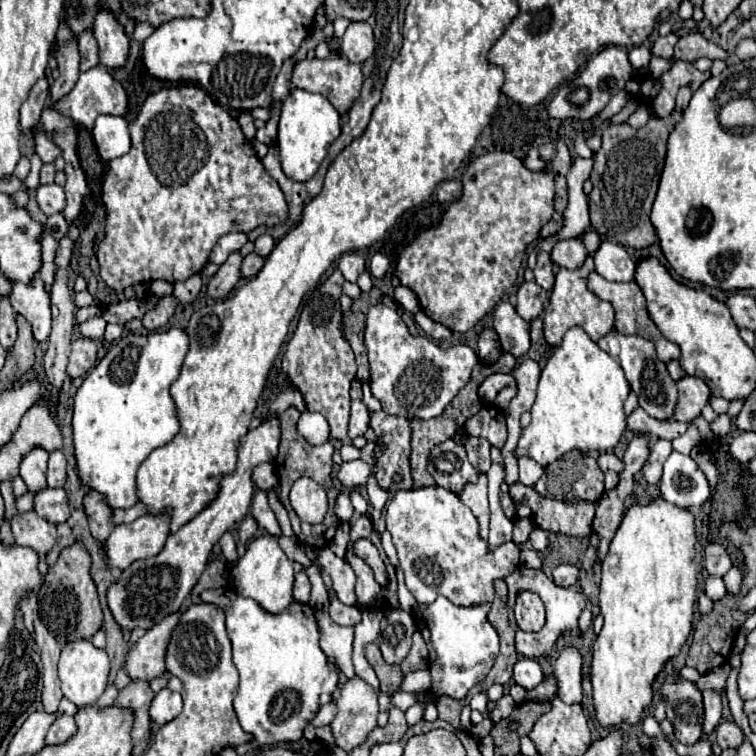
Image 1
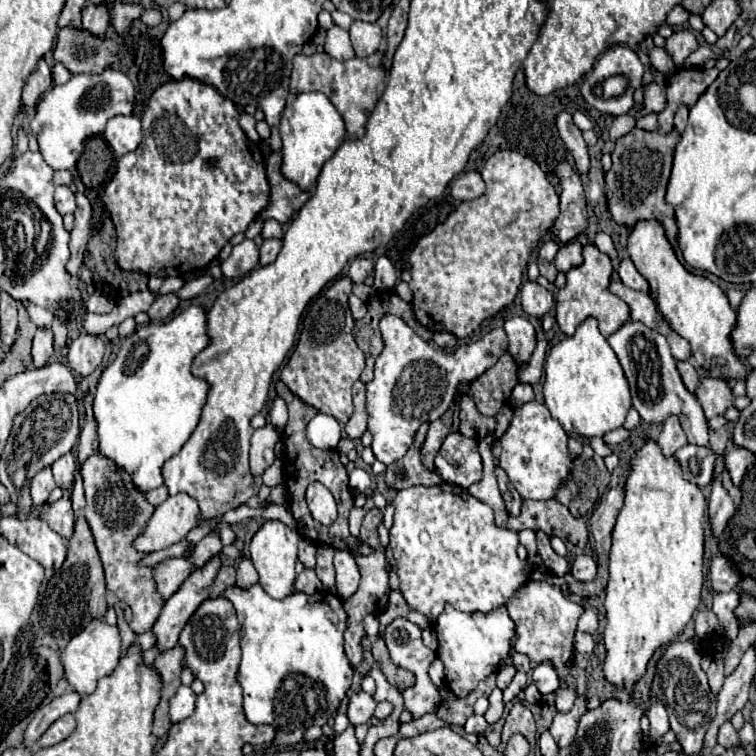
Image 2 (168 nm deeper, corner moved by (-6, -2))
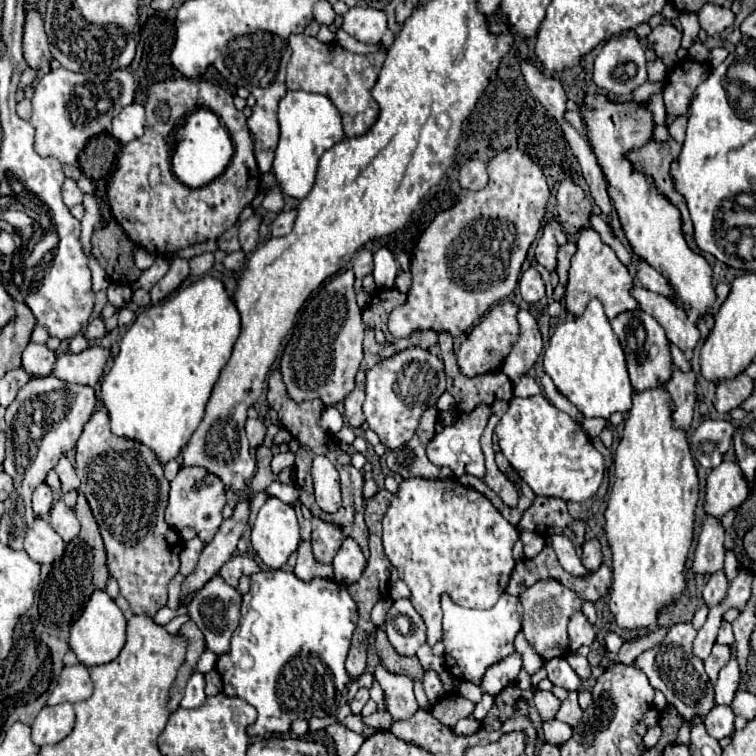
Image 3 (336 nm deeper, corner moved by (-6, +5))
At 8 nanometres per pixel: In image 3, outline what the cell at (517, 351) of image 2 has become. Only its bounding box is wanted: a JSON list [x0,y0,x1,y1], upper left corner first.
[502,310,542,384]

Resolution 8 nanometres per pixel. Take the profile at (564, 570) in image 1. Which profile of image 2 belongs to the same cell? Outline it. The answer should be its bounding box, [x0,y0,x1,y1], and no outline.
[570,555,596,581]

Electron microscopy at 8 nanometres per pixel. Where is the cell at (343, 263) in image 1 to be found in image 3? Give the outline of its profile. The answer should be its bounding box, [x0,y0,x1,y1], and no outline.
[352,250,372,278]

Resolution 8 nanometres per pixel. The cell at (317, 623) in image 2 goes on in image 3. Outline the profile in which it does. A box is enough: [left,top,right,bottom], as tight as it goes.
[216,570,358,736]

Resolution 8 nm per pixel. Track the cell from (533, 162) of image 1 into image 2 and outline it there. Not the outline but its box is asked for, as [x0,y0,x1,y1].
[552,161,588,243]

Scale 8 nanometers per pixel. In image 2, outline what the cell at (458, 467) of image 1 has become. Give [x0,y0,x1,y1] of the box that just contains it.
[434,433,482,489]

